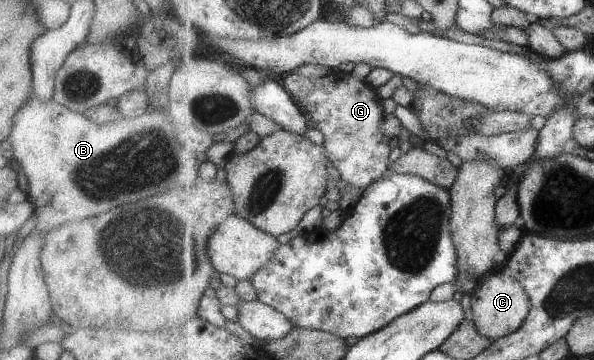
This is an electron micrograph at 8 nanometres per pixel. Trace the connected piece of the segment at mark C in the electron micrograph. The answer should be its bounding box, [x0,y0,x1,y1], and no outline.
[471,270,532,341]

